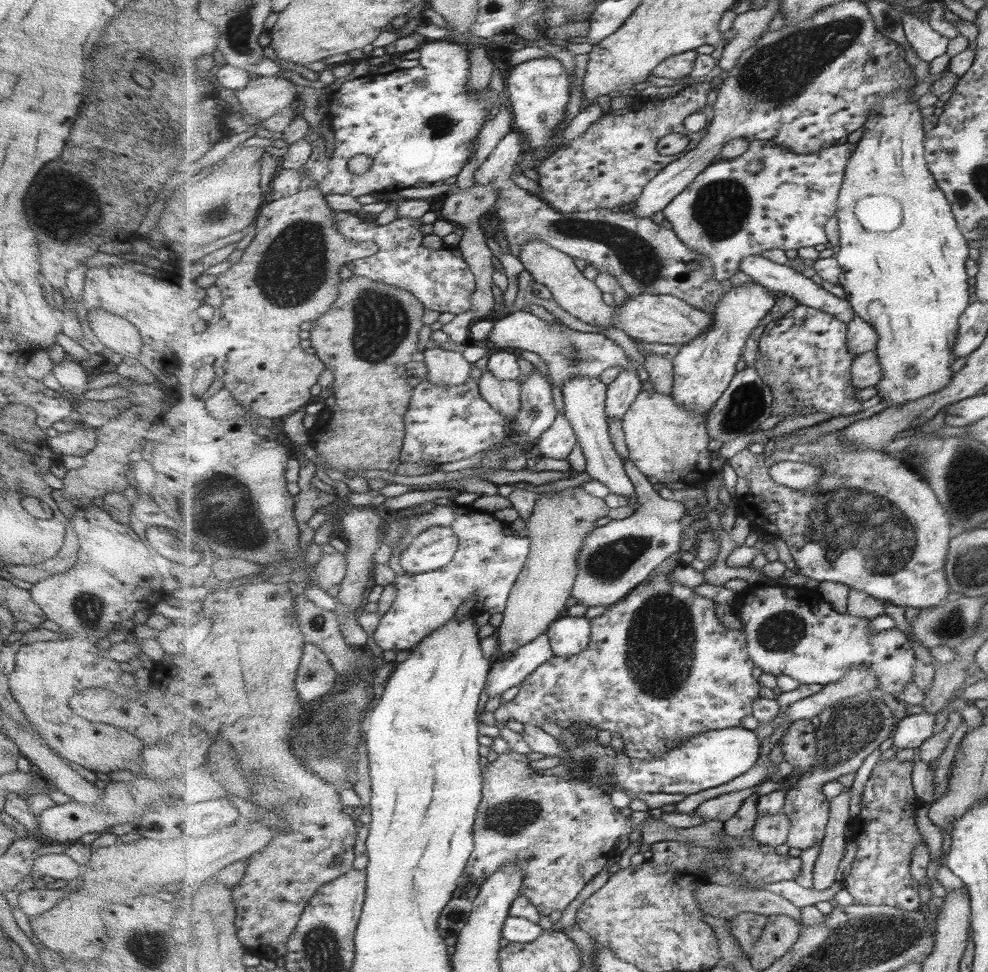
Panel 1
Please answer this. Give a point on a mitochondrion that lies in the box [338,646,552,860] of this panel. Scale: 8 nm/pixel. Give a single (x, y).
(509, 818)

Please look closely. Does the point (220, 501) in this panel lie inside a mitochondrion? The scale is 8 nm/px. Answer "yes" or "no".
yes

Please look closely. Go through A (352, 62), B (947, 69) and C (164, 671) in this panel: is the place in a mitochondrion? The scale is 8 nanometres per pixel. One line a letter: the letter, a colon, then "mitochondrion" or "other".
A: other
B: other
C: other

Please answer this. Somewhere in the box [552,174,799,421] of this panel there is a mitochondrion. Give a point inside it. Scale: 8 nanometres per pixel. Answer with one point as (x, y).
(721, 207)

